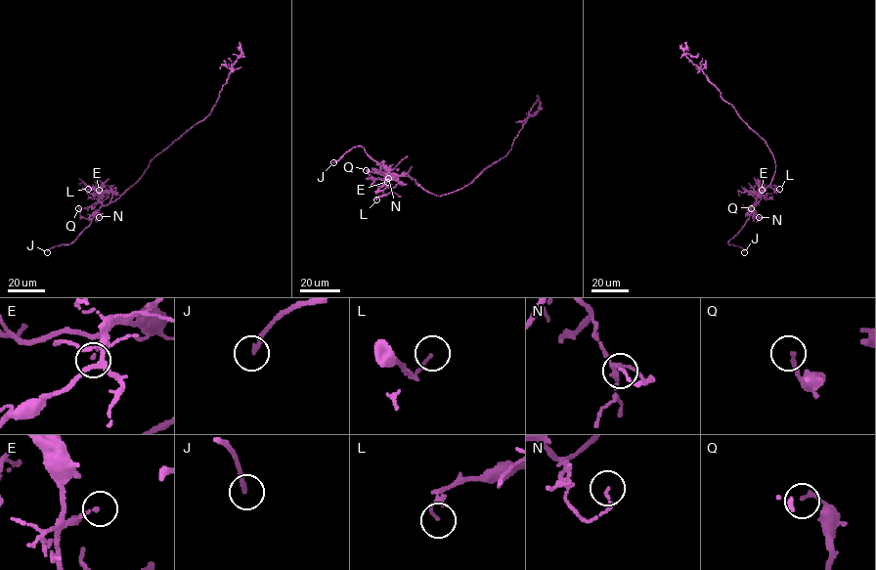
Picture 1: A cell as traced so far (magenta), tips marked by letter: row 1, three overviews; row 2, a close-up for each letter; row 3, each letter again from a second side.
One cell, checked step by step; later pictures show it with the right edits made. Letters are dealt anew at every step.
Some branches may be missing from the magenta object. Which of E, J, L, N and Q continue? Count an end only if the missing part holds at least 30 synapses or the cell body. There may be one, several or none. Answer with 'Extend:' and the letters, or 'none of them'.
Extend: J

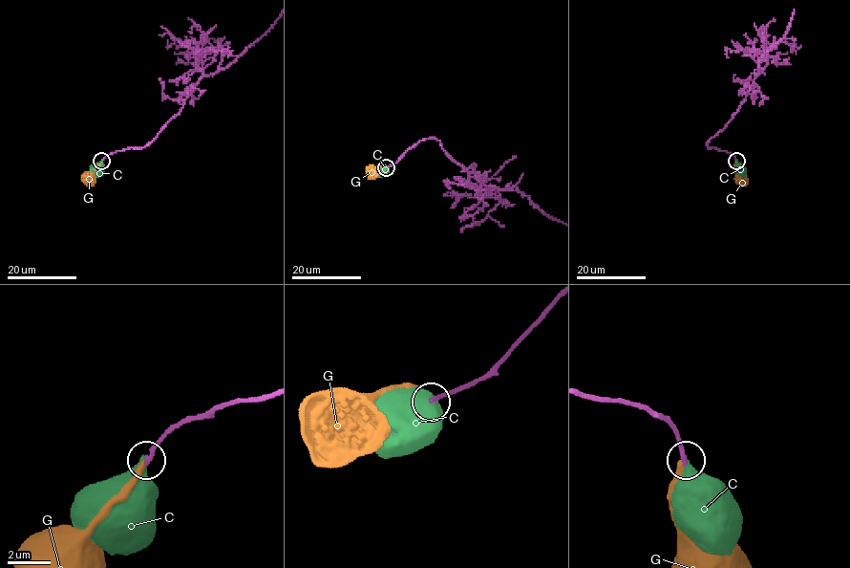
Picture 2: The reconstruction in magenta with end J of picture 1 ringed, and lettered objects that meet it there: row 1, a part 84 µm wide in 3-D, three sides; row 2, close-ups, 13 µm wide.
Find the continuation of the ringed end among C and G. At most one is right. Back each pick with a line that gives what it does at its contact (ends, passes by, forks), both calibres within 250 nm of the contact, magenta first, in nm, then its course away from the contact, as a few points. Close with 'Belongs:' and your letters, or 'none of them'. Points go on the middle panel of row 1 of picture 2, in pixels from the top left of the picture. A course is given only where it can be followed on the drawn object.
C: it ends; calibres 200 and 500 nm
Belongs: C

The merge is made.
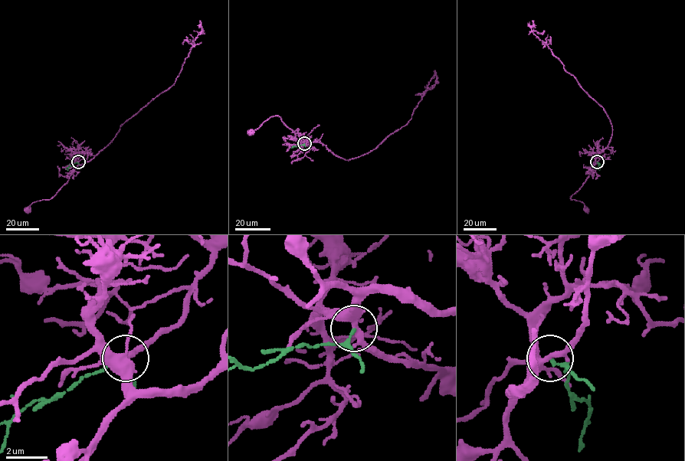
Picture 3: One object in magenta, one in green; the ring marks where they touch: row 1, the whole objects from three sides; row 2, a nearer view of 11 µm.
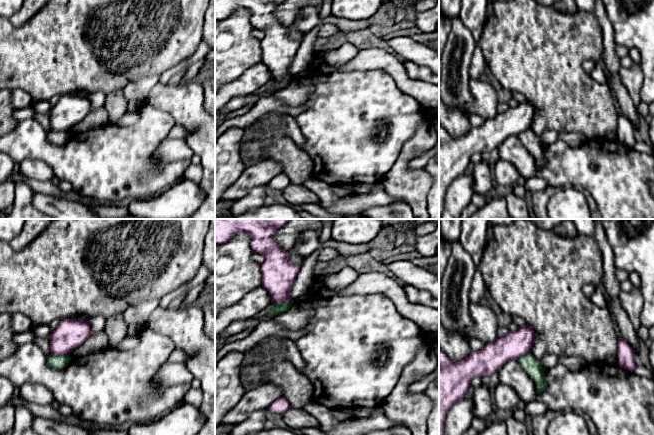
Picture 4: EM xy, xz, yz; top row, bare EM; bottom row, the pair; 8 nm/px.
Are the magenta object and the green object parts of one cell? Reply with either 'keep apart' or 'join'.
keep apart

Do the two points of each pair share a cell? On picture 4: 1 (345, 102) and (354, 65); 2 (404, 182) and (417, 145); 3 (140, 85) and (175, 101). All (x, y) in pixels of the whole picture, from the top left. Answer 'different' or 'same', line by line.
1: different
2: same
3: different

